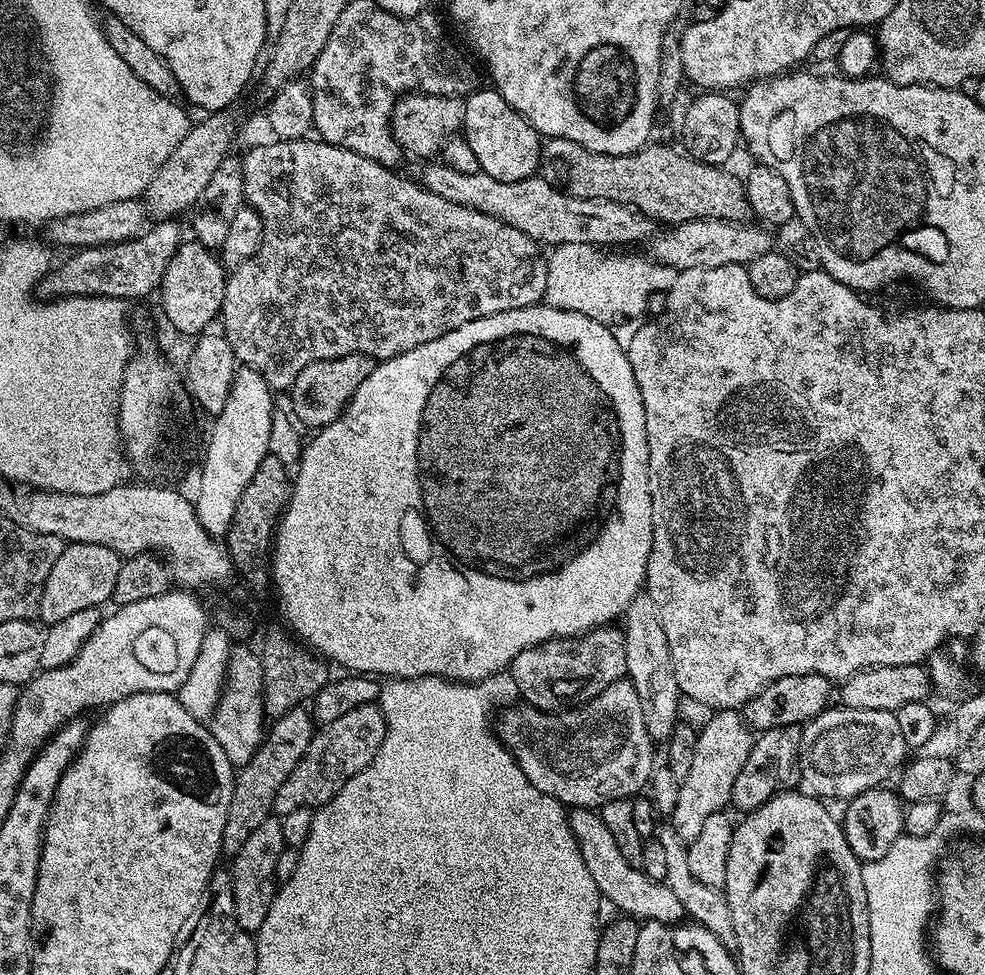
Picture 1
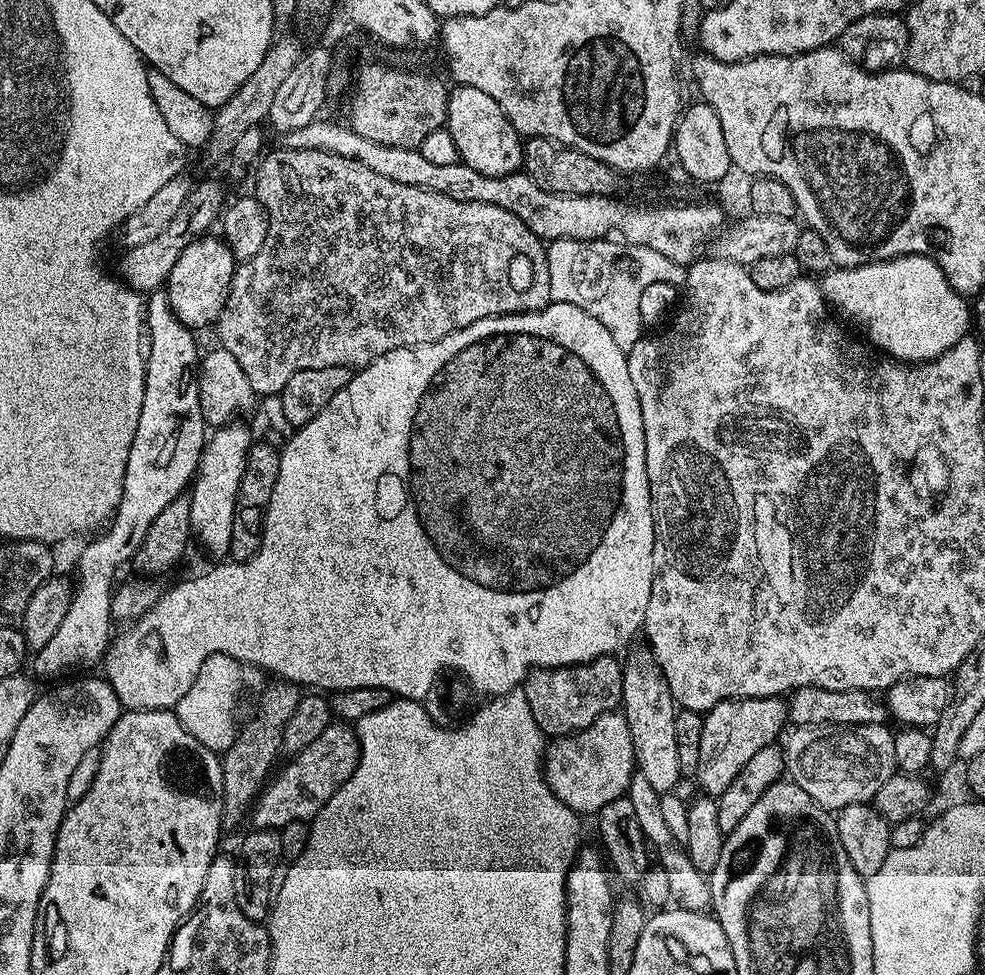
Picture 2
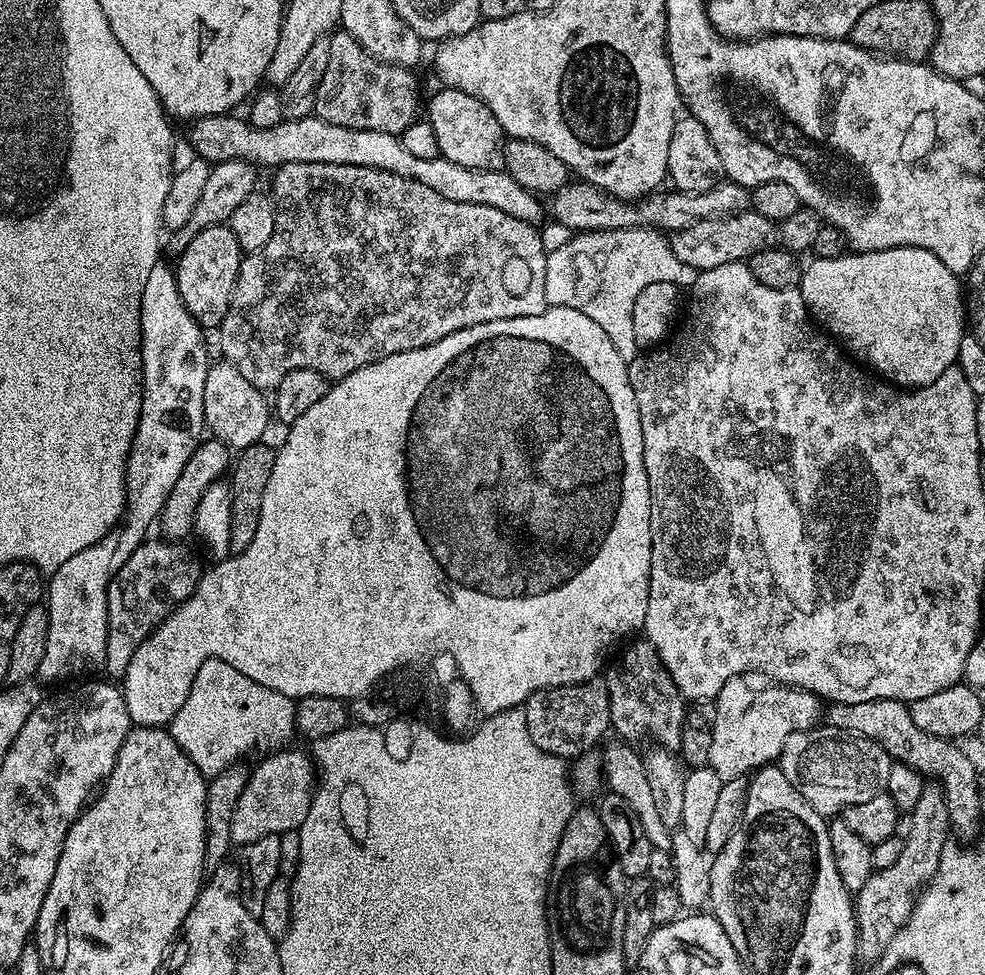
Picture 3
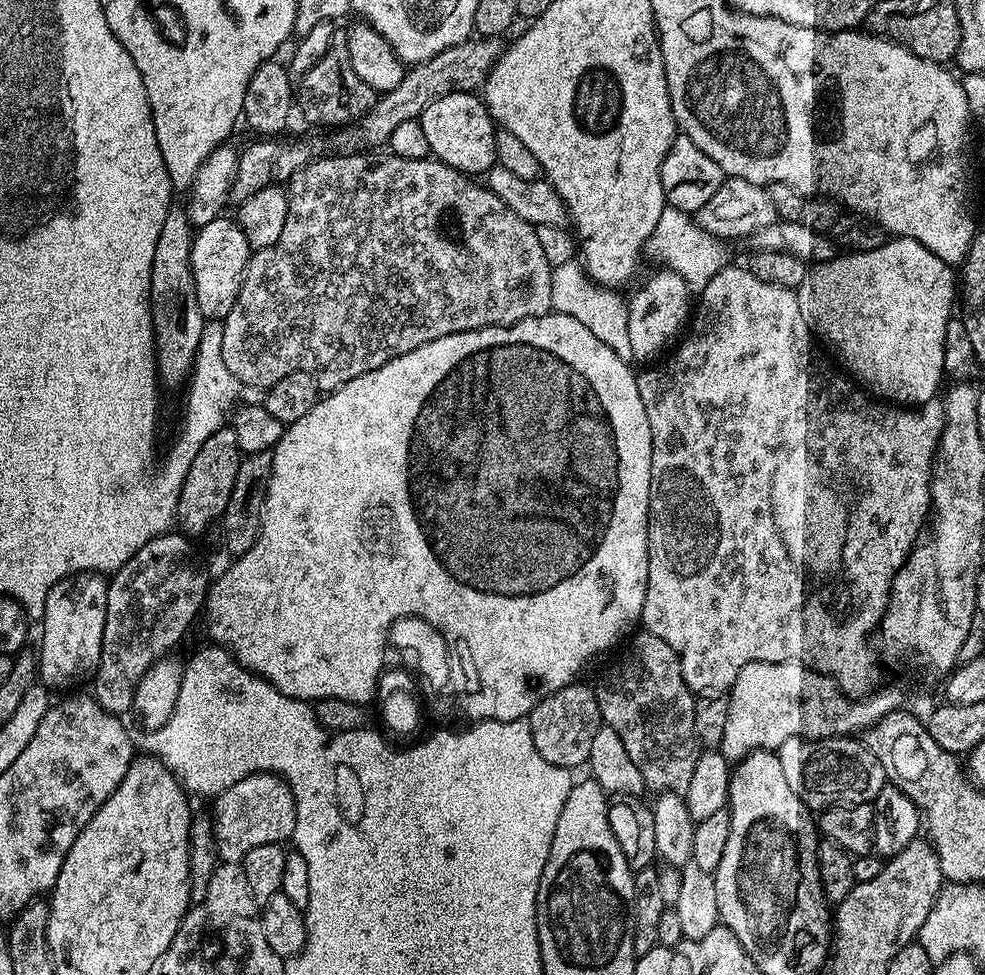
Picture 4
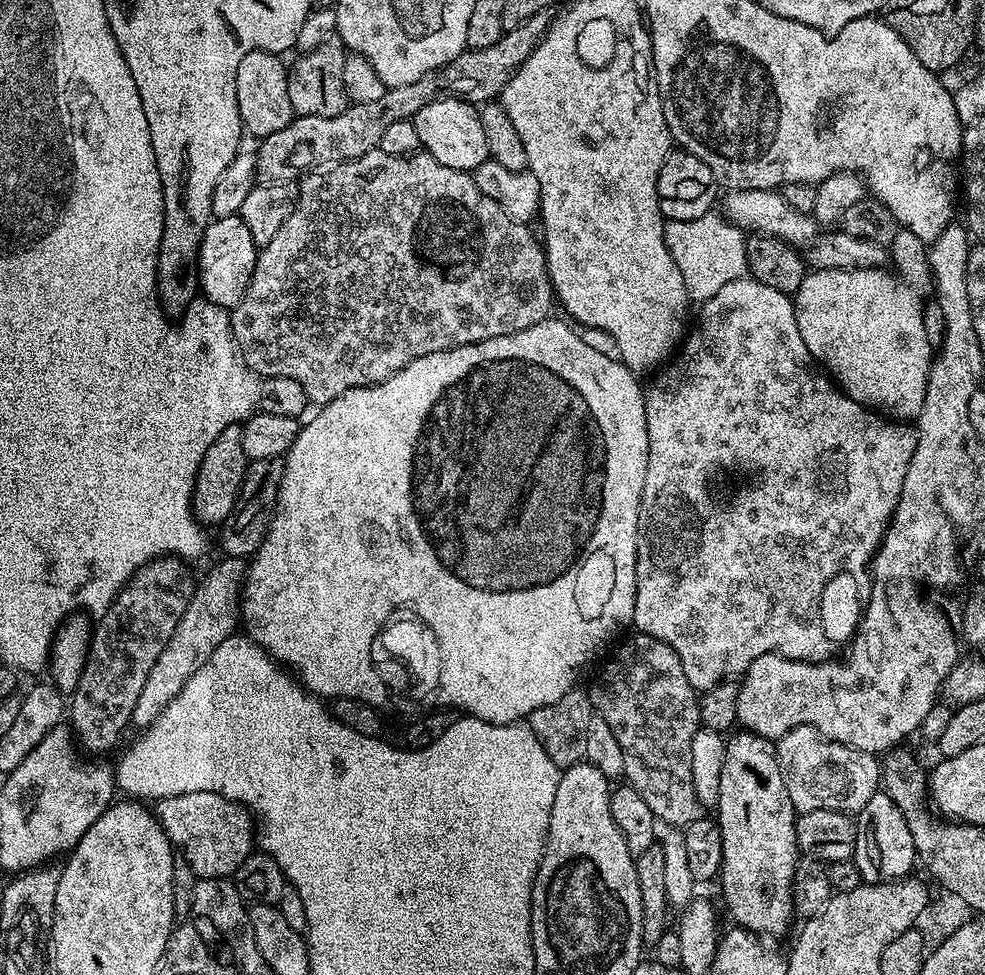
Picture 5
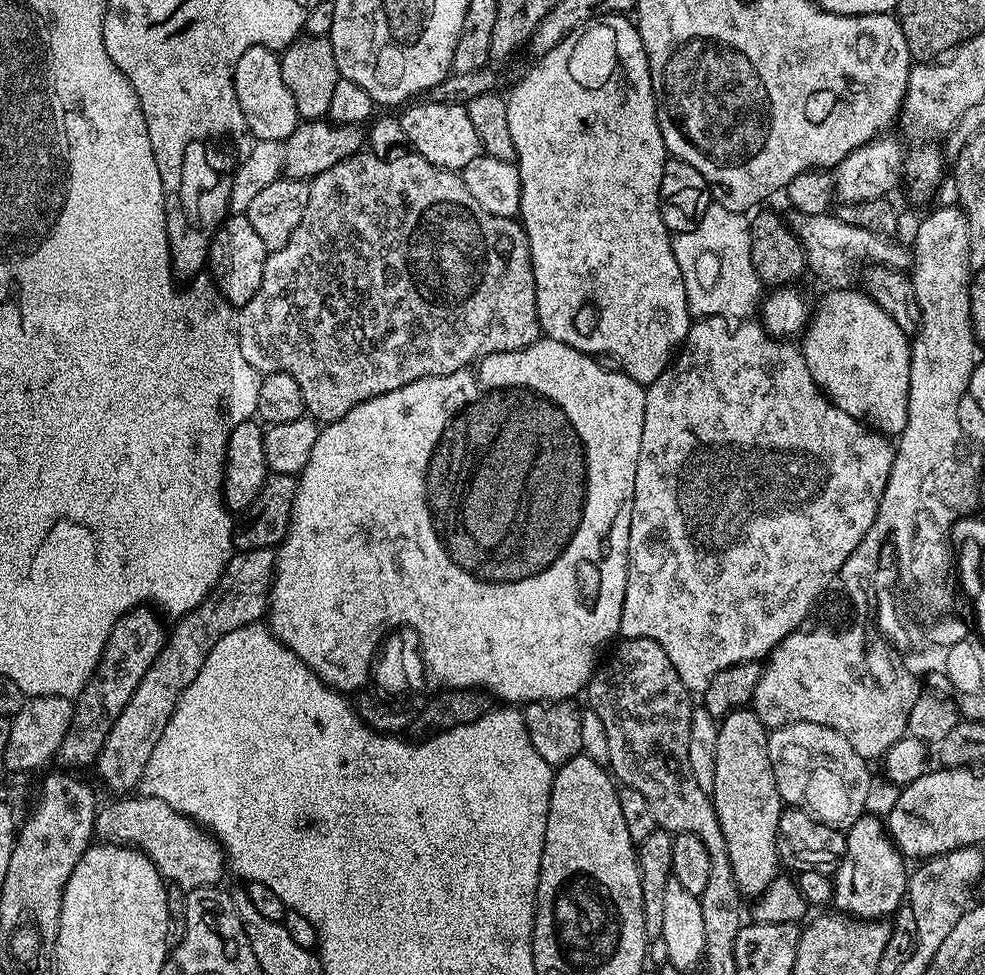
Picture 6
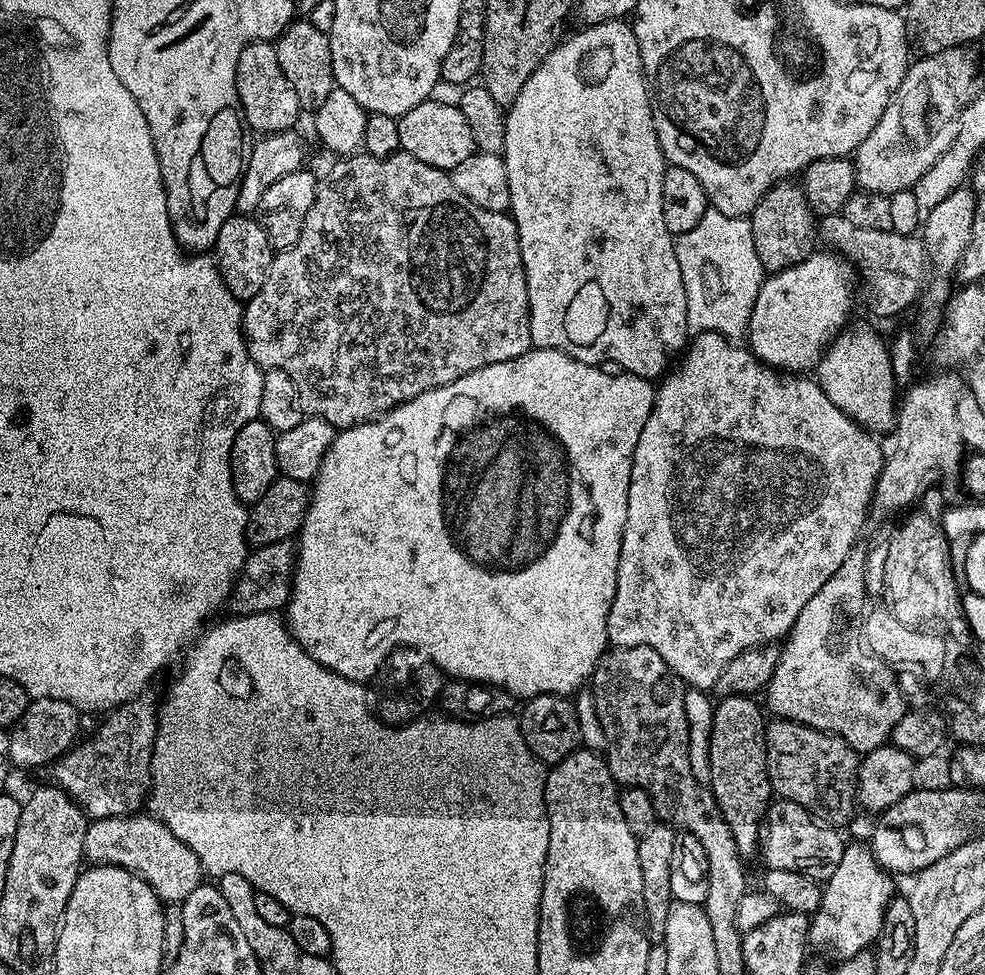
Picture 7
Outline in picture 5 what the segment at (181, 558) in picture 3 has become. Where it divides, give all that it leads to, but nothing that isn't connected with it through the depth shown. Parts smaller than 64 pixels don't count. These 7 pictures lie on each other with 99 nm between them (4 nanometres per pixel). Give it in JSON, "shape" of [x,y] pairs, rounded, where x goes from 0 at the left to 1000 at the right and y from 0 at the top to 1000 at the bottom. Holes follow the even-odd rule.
{"shape":[[[182,570],[157,571],[136,588],[106,631],[101,633],[90,661],[88,681],[72,713],[69,726],[74,754],[86,772],[99,773],[112,768],[119,761],[124,749],[131,746],[136,724],[144,712],[152,687],[168,666],[174,650],[177,650],[181,638],[185,638],[185,630],[189,630],[189,622],[197,606],[197,591],[195,595],[195,587],[190,582],[194,583]]]}

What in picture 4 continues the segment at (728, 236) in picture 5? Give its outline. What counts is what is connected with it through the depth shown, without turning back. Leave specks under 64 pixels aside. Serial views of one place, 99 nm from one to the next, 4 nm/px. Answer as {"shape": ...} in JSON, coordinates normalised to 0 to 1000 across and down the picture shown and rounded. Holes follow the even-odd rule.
{"shape":[[[674,212],[668,223],[668,232],[664,232],[664,240],[660,240],[657,253],[671,267],[673,274],[679,279],[687,279],[698,290],[699,296],[710,297],[725,285],[740,270],[735,259],[736,251],[728,242],[723,242],[713,232],[707,230],[699,218],[690,217],[686,213]]]}

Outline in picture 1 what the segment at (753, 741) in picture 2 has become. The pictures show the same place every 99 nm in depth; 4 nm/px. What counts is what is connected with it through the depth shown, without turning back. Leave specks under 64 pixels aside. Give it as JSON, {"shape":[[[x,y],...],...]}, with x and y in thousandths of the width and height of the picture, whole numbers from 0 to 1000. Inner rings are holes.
{"shape":[[[727,728],[708,750],[709,765],[705,765],[705,782],[701,786],[701,794],[690,801],[688,810],[688,827],[684,827],[684,835],[680,838],[681,849],[696,864],[709,859],[717,839],[726,833],[734,833],[740,828],[745,810],[745,798],[753,794],[753,786],[757,786],[757,777],[761,777],[764,752],[755,741],[754,733],[747,728]]]}

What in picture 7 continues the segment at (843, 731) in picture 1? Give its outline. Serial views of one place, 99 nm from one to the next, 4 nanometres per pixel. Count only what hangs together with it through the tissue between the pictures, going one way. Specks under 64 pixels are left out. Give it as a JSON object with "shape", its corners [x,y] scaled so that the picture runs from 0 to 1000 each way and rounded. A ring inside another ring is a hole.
{"shape":[[[785,737],[778,747],[778,765],[780,766],[780,796],[784,800],[785,813],[791,819],[801,821],[802,823],[810,823],[819,833],[823,833],[825,837],[834,842],[840,843],[845,847],[854,847],[865,837],[865,825],[870,824],[869,819],[869,793],[871,791],[871,775],[868,775],[866,764],[860,763],[852,755],[846,755],[840,751],[831,751],[829,747],[819,747],[816,743],[807,743],[804,738]]]}

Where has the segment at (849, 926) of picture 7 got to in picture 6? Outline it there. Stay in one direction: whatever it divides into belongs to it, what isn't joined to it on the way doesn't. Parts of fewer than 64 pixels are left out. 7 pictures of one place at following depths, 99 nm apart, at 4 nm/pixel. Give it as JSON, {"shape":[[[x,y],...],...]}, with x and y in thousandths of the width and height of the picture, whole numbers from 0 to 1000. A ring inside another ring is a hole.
{"shape":[[[884,835],[872,837],[867,842],[864,849],[859,853],[861,863],[859,864],[859,876],[853,879],[851,889],[847,894],[847,910],[845,912],[845,922],[848,930],[854,936],[878,944],[891,944],[902,942],[909,936],[910,932],[919,926],[922,918],[922,899],[924,890],[921,890],[919,879],[913,870],[906,865],[906,858],[902,856],[902,851],[896,840],[893,841]]]}

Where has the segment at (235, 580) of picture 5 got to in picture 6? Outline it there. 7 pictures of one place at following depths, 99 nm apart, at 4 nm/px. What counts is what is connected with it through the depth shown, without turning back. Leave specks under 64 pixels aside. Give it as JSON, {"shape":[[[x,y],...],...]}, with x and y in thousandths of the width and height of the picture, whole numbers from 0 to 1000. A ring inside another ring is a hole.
{"shape":[[[263,562],[262,564],[241,565],[234,572],[234,576],[227,582],[227,590],[223,592],[218,601],[213,604],[211,612],[205,616],[200,624],[186,629],[179,640],[179,645],[170,649],[166,665],[156,676],[155,682],[148,687],[147,694],[140,701],[135,715],[128,722],[126,731],[116,741],[111,756],[108,757],[107,765],[103,769],[99,778],[99,788],[103,788],[110,796],[118,796],[118,804],[126,810],[134,810],[141,805],[144,794],[148,790],[148,782],[152,782],[152,773],[156,773],[156,765],[160,765],[160,757],[164,757],[164,749],[173,741],[185,712],[201,695],[213,667],[234,646],[242,646],[251,640],[258,640],[269,635],[272,626],[272,609],[276,606],[276,591],[280,588],[280,567],[274,562]]]}

